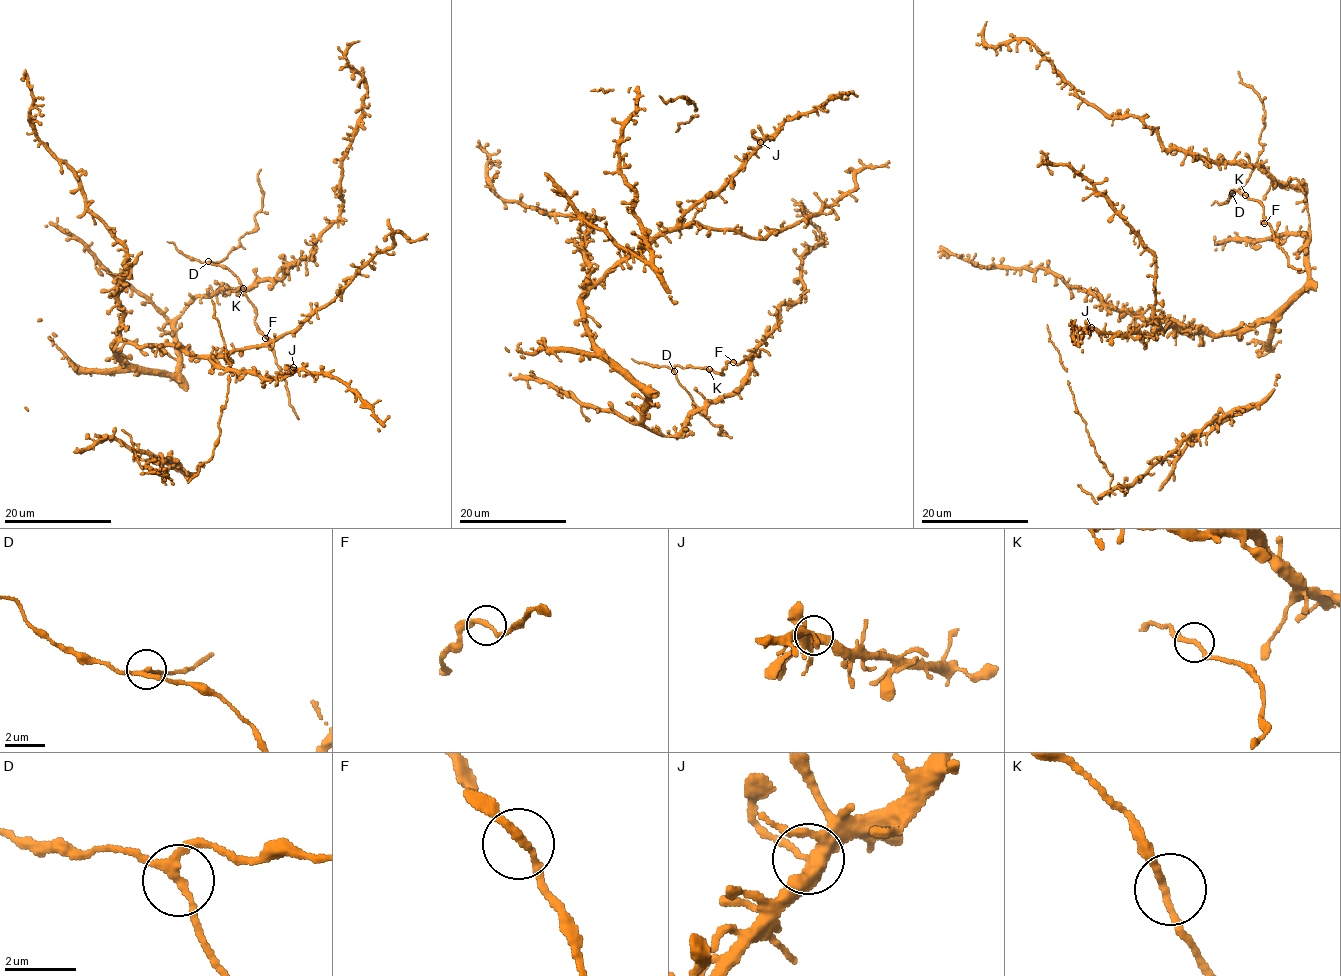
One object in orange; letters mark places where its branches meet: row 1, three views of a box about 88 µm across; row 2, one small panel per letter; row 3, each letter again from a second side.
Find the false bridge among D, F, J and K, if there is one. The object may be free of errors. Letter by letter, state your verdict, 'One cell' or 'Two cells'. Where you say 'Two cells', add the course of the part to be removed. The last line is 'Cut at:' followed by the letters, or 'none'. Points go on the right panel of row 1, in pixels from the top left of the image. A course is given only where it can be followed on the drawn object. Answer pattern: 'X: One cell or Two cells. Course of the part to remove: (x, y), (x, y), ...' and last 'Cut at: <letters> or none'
D: One cell
F: One cell
J: One cell
K: One cell
Cut at: none

